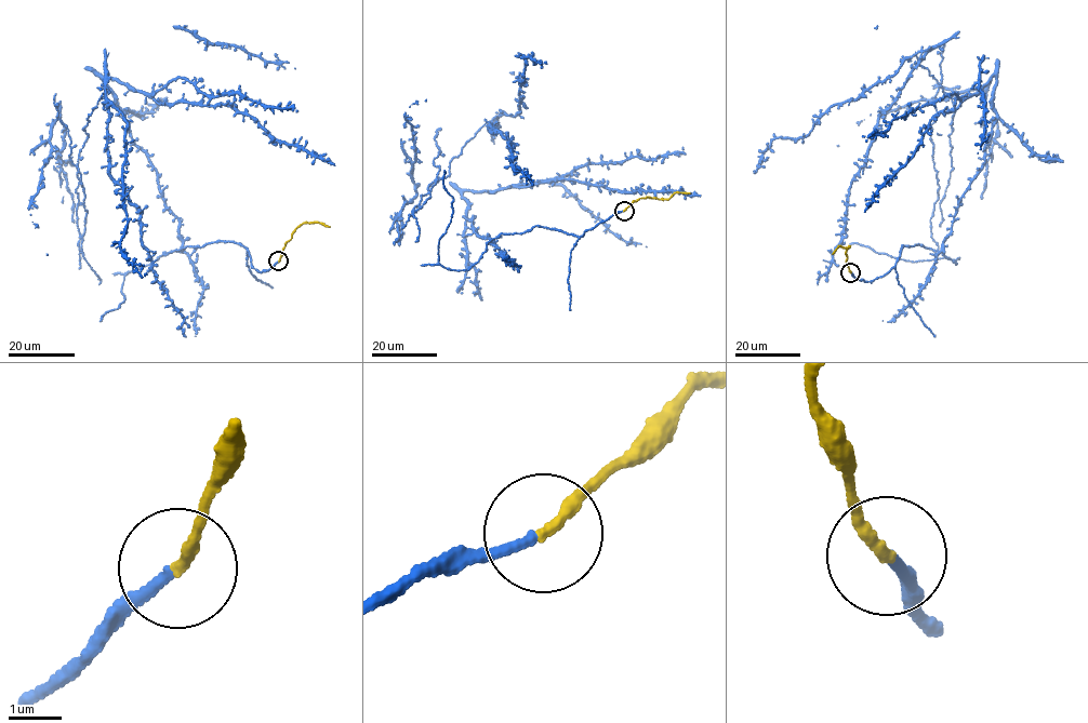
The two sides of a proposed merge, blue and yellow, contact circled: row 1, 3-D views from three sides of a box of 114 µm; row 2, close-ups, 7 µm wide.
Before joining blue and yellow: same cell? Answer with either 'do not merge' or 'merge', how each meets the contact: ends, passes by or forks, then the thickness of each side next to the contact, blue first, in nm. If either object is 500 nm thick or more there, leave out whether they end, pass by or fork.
merge | blue ends | yellow ends | 180/240 nm

